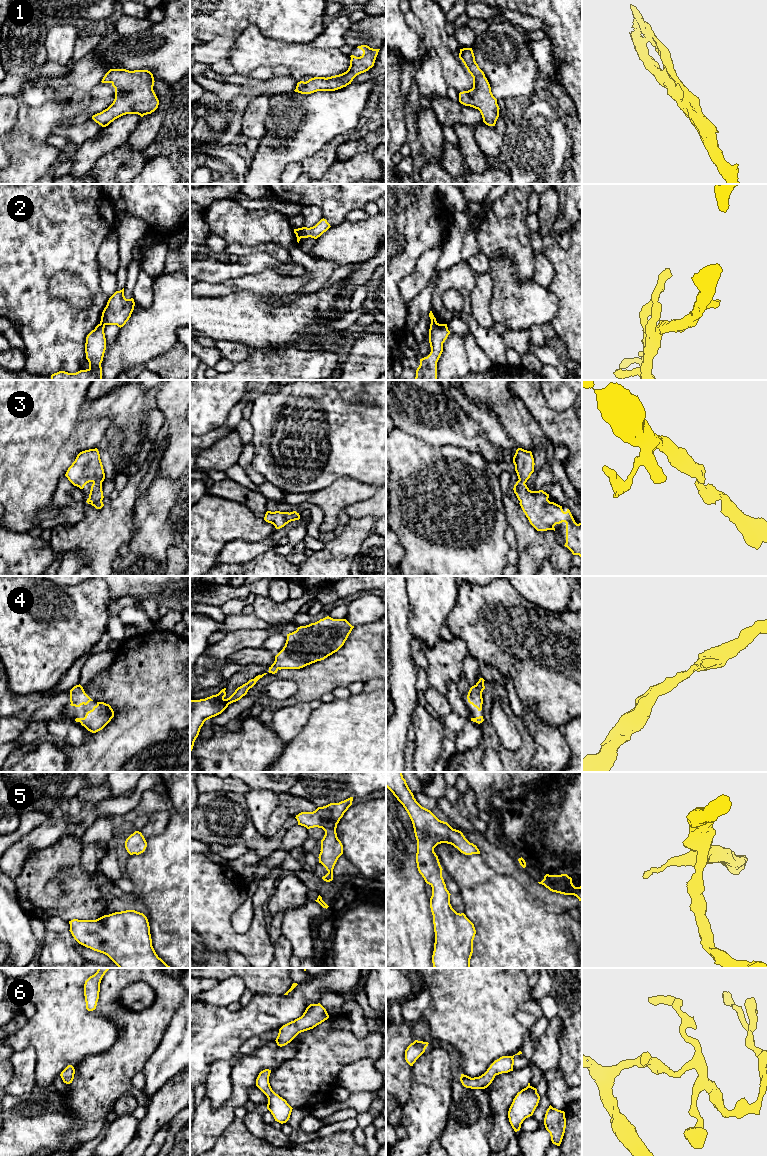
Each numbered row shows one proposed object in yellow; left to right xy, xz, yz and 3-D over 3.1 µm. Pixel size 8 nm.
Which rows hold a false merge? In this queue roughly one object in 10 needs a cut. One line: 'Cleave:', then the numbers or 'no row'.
Cleave: 2

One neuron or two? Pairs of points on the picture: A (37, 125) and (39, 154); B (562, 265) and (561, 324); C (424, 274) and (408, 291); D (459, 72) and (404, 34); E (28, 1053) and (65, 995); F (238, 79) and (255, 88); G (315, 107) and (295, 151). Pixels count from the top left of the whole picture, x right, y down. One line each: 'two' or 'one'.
A: two
B: one
C: one
D: two
E: two
F: two
G: one

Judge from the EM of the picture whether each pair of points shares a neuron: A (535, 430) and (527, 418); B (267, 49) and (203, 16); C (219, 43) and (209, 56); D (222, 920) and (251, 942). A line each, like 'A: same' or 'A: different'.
A: same
B: different
C: same
D: same

